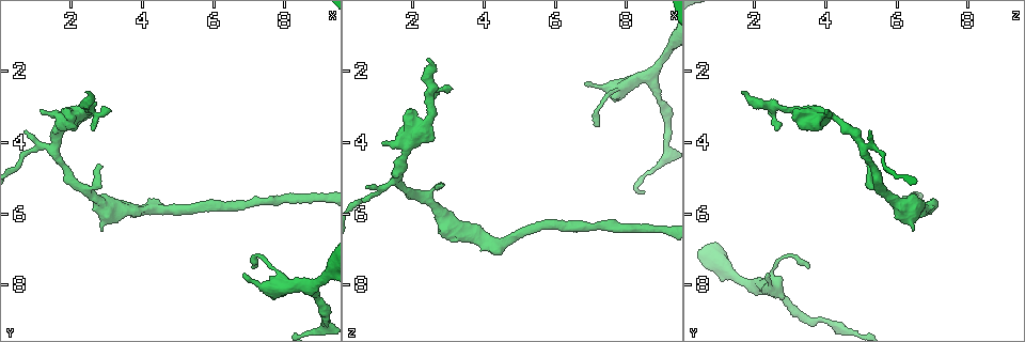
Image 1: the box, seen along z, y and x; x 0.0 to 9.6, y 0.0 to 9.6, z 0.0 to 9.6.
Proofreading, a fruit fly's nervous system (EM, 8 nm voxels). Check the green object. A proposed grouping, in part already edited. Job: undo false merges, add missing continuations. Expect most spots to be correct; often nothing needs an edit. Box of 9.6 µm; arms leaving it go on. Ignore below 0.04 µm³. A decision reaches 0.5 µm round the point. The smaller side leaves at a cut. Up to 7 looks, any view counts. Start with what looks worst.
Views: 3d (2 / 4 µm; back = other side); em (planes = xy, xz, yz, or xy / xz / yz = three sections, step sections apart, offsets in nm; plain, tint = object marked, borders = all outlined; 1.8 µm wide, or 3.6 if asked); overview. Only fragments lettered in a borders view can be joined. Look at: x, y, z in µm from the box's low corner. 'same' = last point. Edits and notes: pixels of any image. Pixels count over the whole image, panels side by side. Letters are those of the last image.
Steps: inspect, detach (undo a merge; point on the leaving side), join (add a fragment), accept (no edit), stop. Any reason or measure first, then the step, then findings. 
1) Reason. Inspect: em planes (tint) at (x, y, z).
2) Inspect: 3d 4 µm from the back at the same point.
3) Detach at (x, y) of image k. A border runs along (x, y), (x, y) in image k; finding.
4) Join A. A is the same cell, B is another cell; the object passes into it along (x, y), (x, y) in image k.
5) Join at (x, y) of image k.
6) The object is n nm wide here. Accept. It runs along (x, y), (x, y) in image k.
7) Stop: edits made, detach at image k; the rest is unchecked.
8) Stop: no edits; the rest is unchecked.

A narrow waist. Inspect: 3d 4 µm from the back at (8.70, 8.05, 2.15).

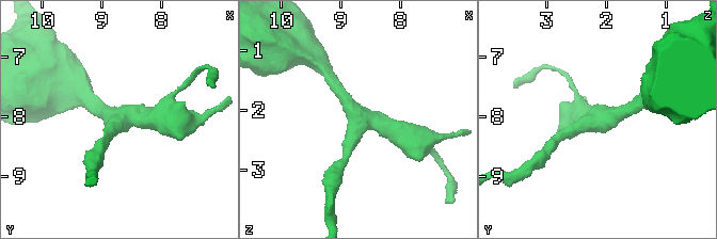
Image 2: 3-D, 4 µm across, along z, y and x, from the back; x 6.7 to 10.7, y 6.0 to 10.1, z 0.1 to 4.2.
3 arms meet here; the arms are 170, 220, 340 nm wide. Inspect: em xz step 8 (tint) at (8.75, 8.10, 2.15).

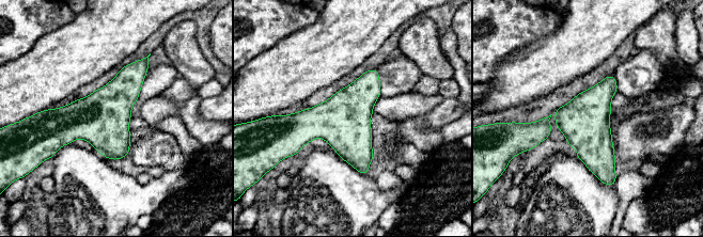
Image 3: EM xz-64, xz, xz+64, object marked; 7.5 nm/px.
Inspect: em planes (borders) at the same point.

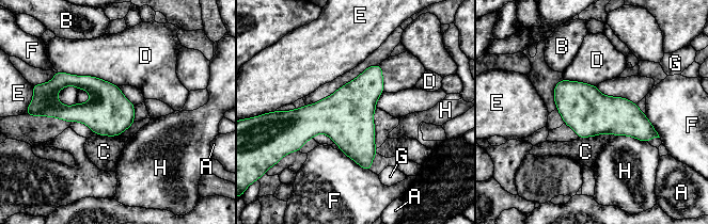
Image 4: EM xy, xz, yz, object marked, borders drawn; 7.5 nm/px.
The longest contact is with D, 480 nm. Accept. A, B, C, D, E, F, G and H are other cells; a border runs along (135, 122), (116, 136), (98, 136) in image 4; continuous, no second neuron.

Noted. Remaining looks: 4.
An open end. Inspect: em 3.6 µm xz step 16 (tint) at (1.15, 3.10, 4.00).

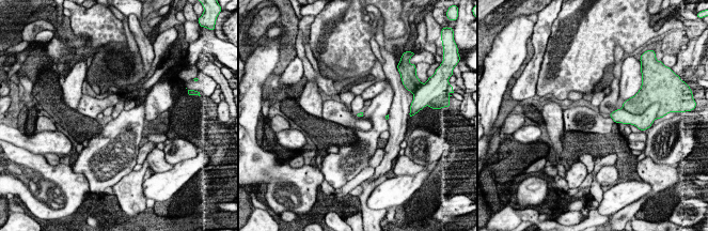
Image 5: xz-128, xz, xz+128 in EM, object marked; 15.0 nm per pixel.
Inspect: em 3.6 µm planes (borders) at the same point.

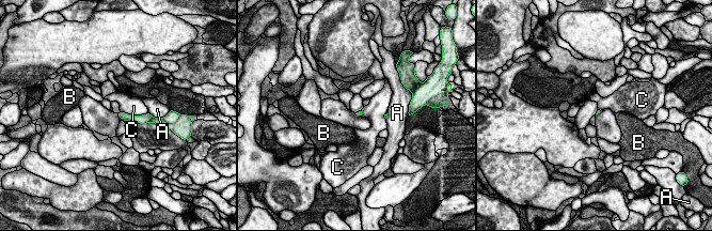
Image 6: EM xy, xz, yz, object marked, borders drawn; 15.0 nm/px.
Accept. A, B and C are other cells; a border runs along (121, 110), (131, 114), (147, 112) in image 6; no lettered fragment goes on from it.

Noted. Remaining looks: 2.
Free end. Inspect: em planes (borders) at (6.90, 7.75, 2.35).

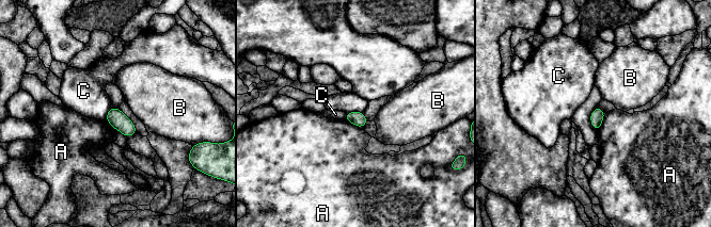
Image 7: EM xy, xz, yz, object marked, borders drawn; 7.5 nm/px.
Accept. A, B and C are other cells; a border runs along (605, 113), (602, 124), (597, 131) in image 7; no lettered fragment goes on from it.

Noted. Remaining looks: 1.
Stop: no edits; the rest is unchecked.

